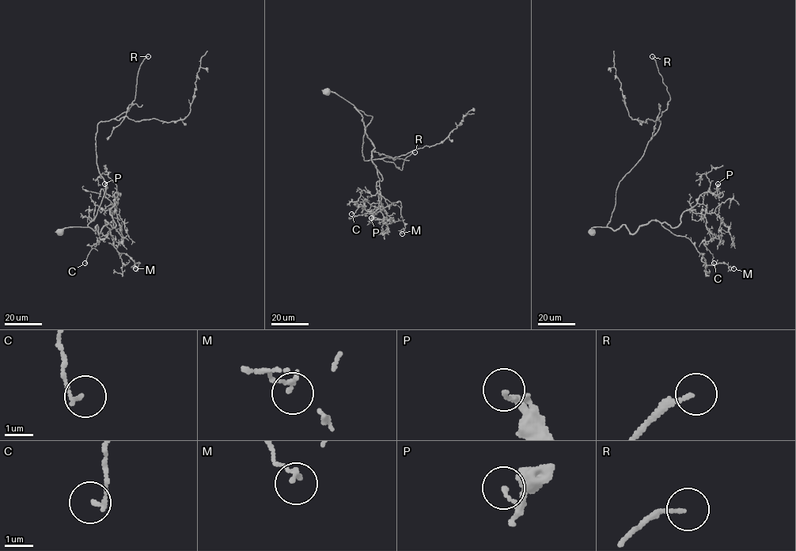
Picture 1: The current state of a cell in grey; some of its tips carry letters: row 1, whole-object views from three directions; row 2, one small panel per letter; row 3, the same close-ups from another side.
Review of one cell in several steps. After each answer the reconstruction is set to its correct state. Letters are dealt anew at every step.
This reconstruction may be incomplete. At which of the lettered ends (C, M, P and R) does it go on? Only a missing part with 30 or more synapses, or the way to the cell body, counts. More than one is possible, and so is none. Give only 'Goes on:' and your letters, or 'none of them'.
Goes on: none of them

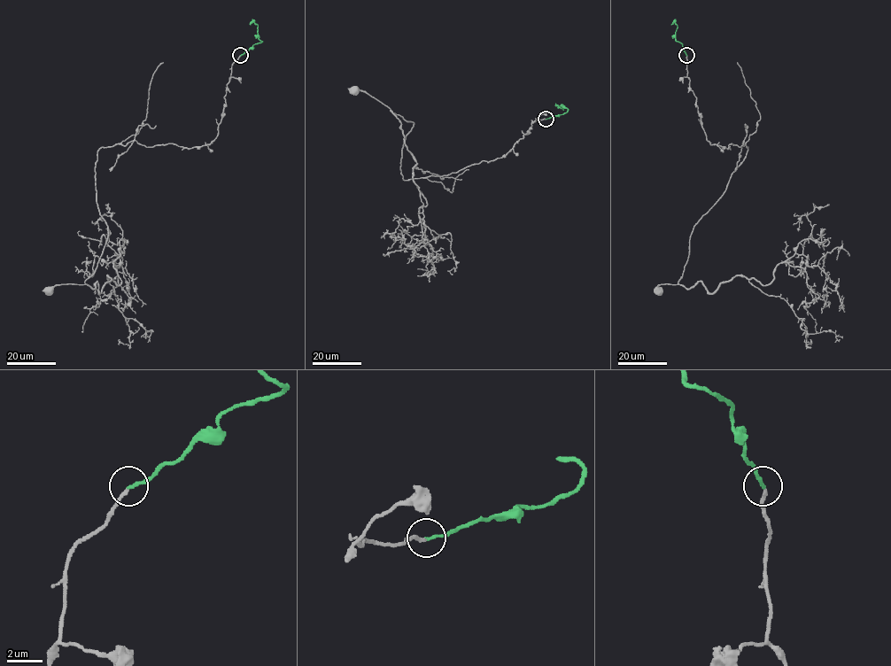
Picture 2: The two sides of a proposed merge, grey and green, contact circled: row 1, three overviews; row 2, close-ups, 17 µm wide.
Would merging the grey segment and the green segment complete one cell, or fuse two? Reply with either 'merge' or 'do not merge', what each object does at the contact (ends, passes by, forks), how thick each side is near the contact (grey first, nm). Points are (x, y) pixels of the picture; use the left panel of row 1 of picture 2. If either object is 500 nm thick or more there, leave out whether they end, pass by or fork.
merge; grey ends there; green ends there; 180 nm thick on the grey side, 170 nm on the other

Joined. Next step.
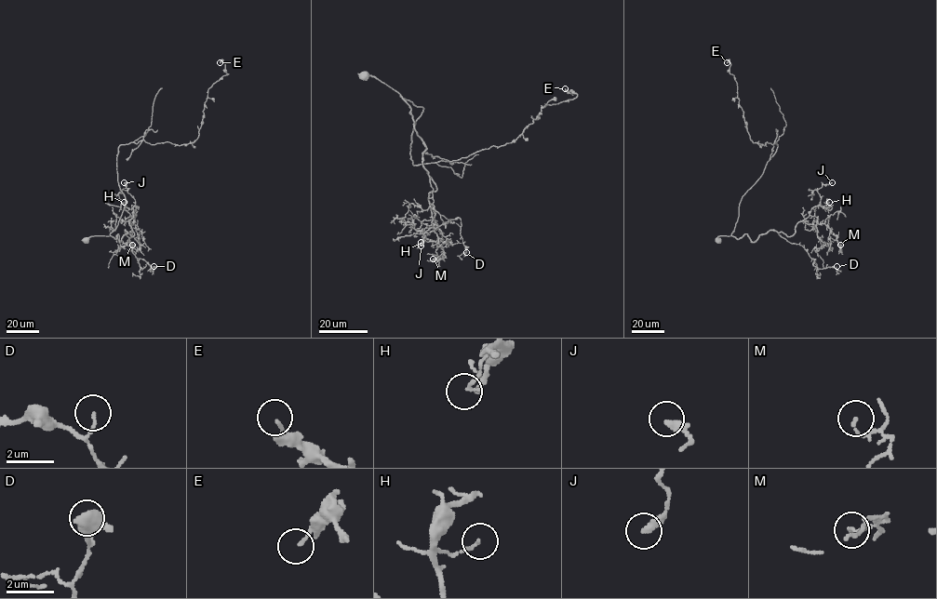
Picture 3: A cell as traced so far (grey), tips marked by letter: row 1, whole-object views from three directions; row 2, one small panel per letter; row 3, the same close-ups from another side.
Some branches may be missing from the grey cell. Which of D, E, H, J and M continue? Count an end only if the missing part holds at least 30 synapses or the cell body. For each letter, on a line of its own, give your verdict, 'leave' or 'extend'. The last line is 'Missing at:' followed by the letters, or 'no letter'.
D: leave
E: leave
H: leave
J: leave
M: leave
Missing at: no letter

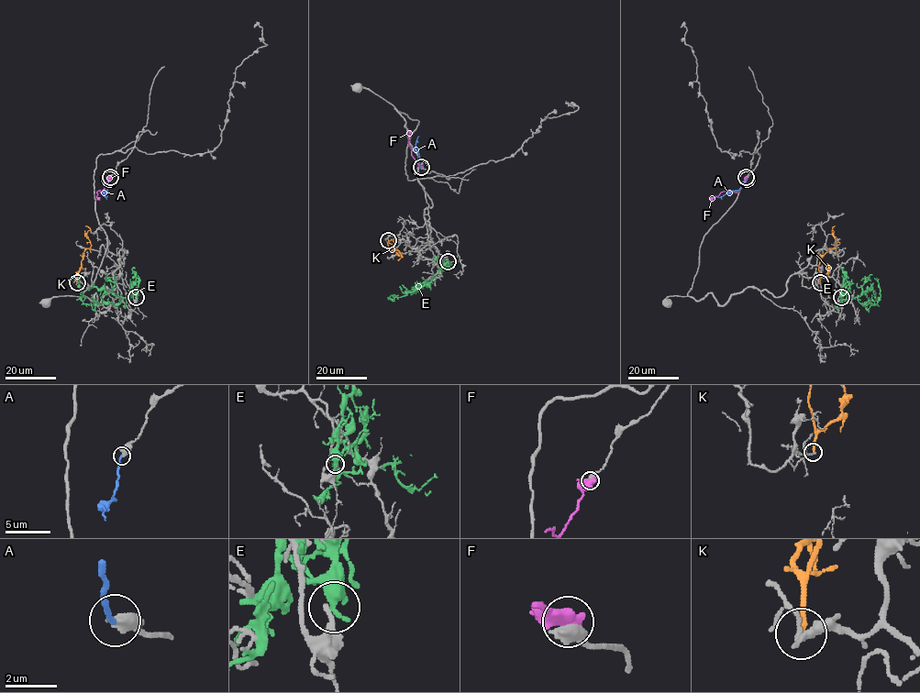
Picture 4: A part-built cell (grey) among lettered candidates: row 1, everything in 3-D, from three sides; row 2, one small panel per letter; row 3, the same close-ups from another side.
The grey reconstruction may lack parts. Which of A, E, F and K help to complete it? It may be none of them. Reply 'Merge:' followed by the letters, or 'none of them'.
Merge: A

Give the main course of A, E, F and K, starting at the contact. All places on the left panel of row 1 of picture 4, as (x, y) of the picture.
A: (109, 178), (107, 191), (105, 192), (107, 196)
E: (136, 297), (131, 292), (117, 303), (84, 304), (76, 278)
F: (110, 177), (101, 192), (97, 192), (99, 200)
K: (76, 282), (83, 252), (90, 247), (86, 234), (90, 229), (85, 226)

